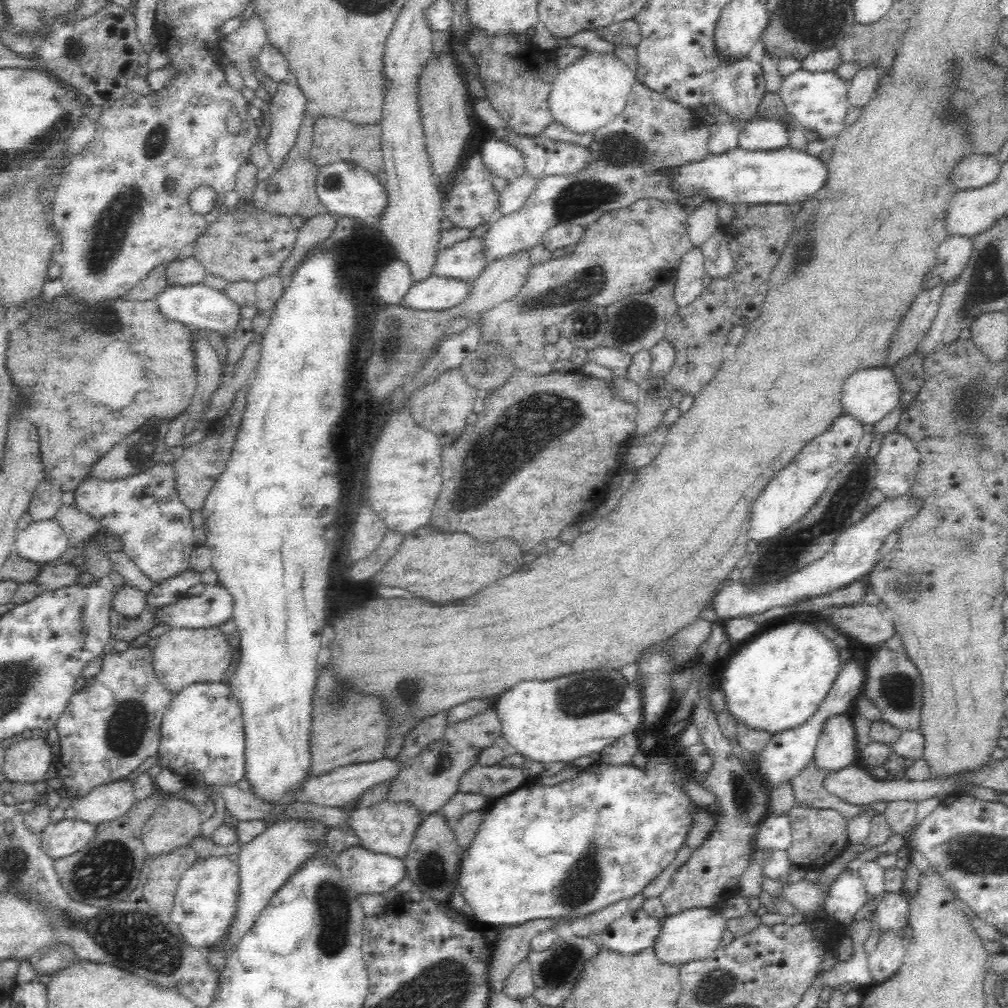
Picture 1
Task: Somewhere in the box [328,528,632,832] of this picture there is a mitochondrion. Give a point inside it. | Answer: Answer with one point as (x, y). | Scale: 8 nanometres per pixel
(601, 695)

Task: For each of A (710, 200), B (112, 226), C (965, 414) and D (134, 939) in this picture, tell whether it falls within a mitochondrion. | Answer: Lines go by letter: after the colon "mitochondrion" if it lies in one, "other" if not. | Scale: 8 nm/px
A: other
B: mitochondrion
C: mitochondrion
D: mitochondrion

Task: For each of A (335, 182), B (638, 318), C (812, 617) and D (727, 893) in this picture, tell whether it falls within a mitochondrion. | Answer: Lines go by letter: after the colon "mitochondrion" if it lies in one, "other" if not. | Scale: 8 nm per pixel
A: mitochondrion
B: mitochondrion
C: other
D: other

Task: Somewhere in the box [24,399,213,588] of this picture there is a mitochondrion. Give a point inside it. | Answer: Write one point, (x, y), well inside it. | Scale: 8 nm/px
(141, 451)

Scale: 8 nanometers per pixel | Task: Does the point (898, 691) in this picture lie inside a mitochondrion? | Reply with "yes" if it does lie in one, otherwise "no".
yes

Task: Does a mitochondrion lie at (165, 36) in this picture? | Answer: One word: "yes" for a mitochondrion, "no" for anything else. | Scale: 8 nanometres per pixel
no

